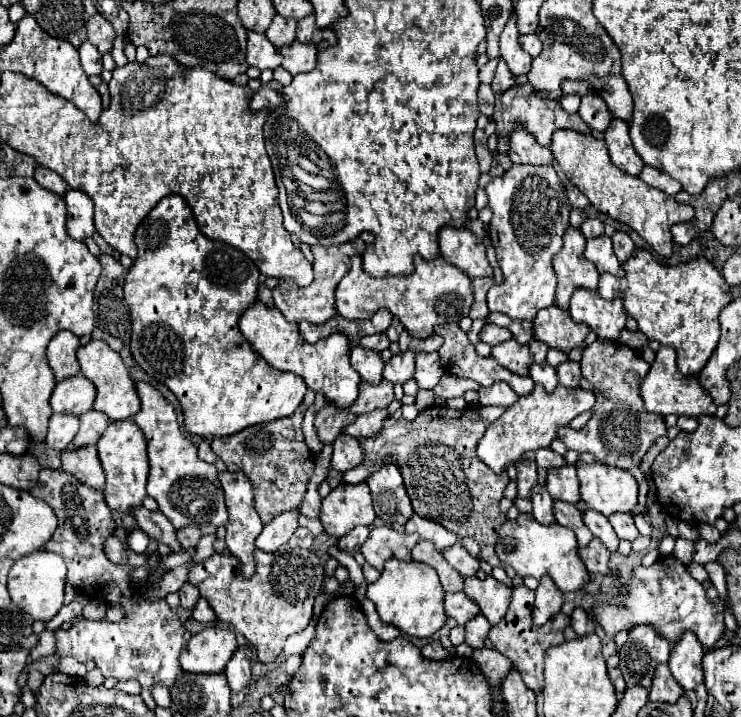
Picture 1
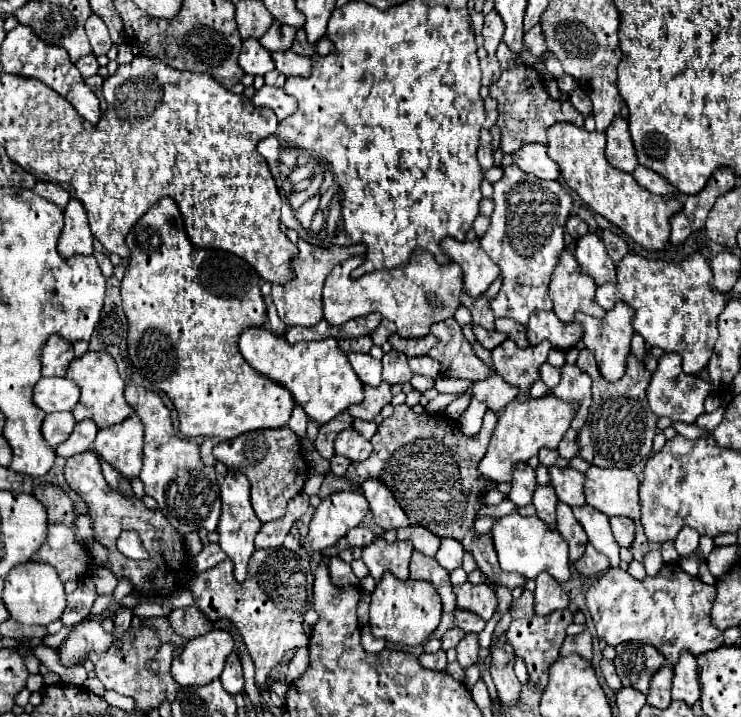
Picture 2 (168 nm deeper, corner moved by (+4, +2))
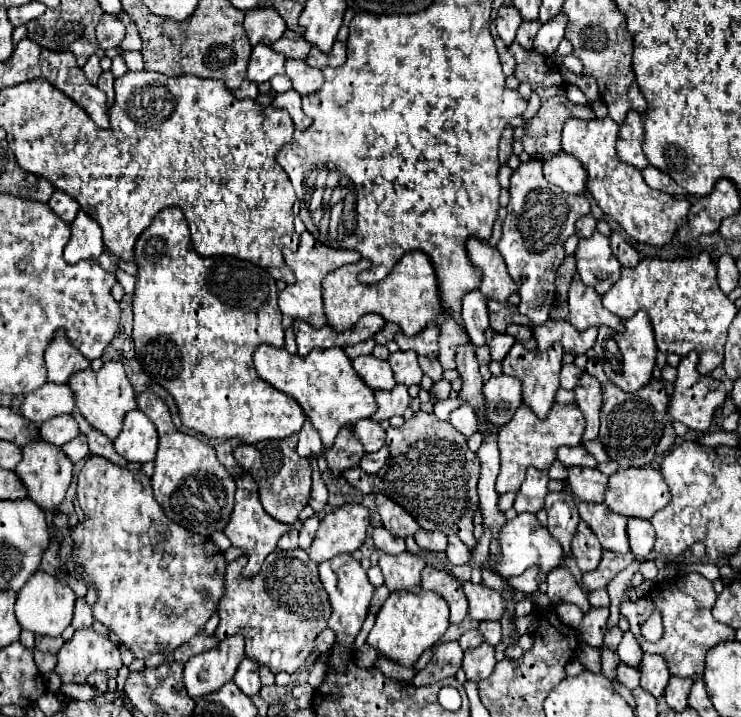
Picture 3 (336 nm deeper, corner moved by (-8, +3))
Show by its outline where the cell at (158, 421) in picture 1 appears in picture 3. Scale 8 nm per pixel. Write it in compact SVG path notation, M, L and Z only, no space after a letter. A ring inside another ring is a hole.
M152 391L136 395L136 405L150 417L160 435L158 453L154 459L154 499L164 509L166 517L192 533L210 537L216 531L224 531L234 507L234 477L216 459L214 447L200 439L180 433L172 419L166 403Z

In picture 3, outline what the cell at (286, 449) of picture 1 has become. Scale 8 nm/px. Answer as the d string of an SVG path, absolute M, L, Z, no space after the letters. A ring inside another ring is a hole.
M290 435L282 441L260 441L256 445L238 445L234 449L234 459L256 479L260 503L266 513L288 525L294 525L298 521L298 513L308 505L312 485L310 467L298 467L300 457L296 453L296 443L298 435Z

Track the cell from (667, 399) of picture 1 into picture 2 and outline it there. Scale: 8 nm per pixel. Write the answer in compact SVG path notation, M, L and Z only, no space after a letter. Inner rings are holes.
M664 352L658 360L658 370L652 374L650 386L646 390L648 404L656 416L668 416L670 420L682 420L692 424L700 414L704 414L704 400L710 394L710 384L698 376L690 376L682 372L682 358L672 352Z

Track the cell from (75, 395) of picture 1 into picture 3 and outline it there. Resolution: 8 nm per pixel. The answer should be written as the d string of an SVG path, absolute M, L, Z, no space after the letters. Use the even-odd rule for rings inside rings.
M44 383L36 391L28 393L20 403L20 415L36 425L44 423L50 417L72 413L72 391L66 385L58 383Z

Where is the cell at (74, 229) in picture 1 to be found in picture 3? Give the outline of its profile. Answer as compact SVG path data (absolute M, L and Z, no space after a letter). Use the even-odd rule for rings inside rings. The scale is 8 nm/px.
M80 211L74 223L70 225L70 229L72 229L72 235L64 247L64 259L68 263L78 263L84 259L96 261L104 251L100 225L90 215Z

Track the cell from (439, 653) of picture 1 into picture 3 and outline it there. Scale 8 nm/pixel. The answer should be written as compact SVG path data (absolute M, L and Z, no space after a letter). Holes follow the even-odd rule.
M458 641L440 643L438 647L434 647L432 661L412 679L412 683L416 687L426 687L440 679L454 677L456 671L462 667L462 657L464 657L464 651Z

